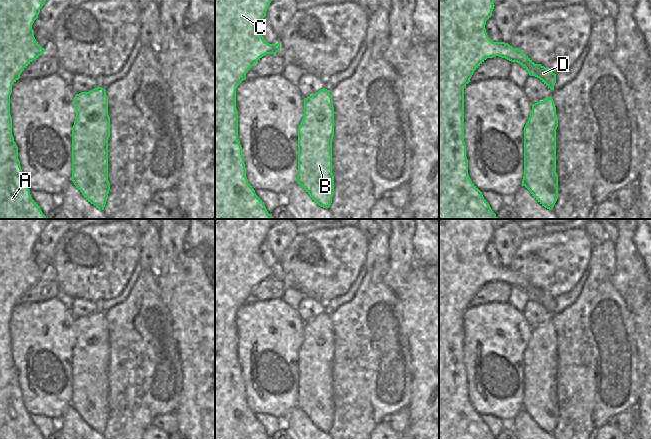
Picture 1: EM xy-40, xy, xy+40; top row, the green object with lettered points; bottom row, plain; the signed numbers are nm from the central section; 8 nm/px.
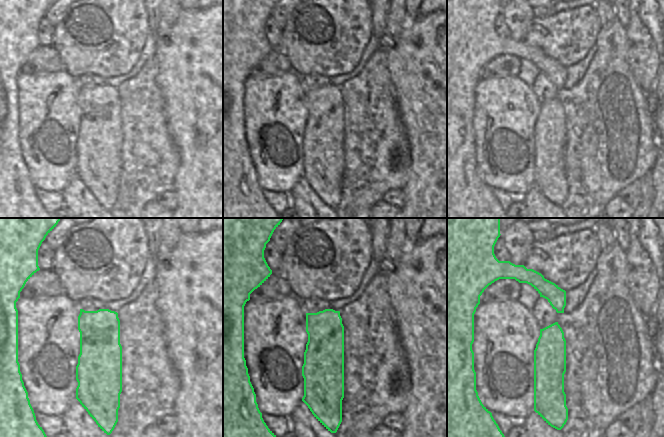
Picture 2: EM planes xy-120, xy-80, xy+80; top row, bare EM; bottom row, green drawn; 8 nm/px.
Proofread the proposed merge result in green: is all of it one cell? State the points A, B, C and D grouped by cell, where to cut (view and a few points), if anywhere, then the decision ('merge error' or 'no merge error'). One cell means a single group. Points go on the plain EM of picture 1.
A B C D; no cut; no merge error

